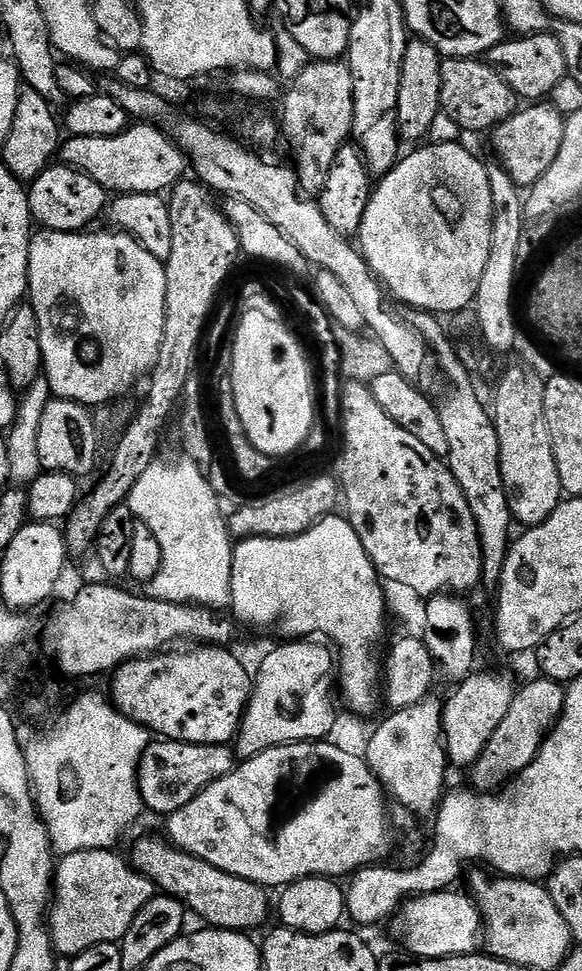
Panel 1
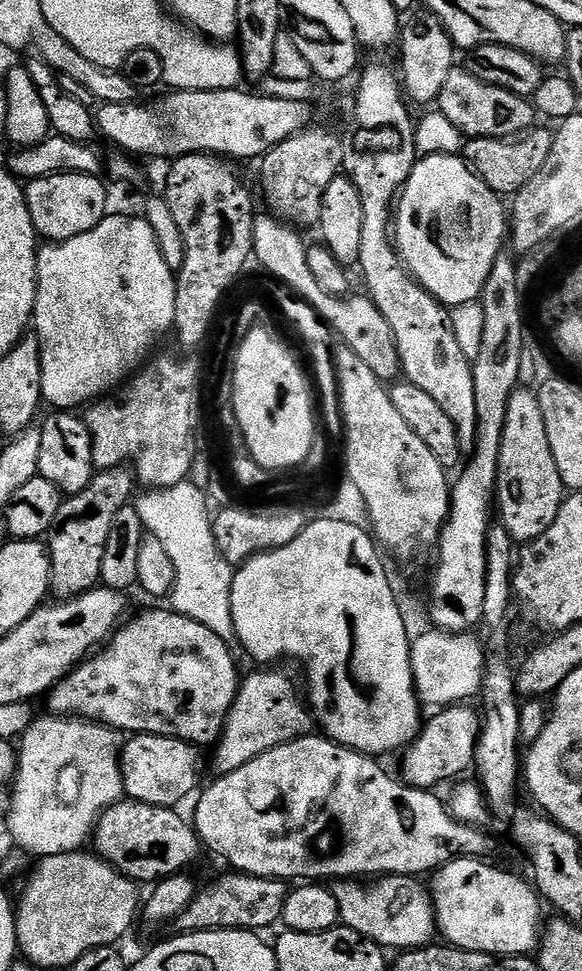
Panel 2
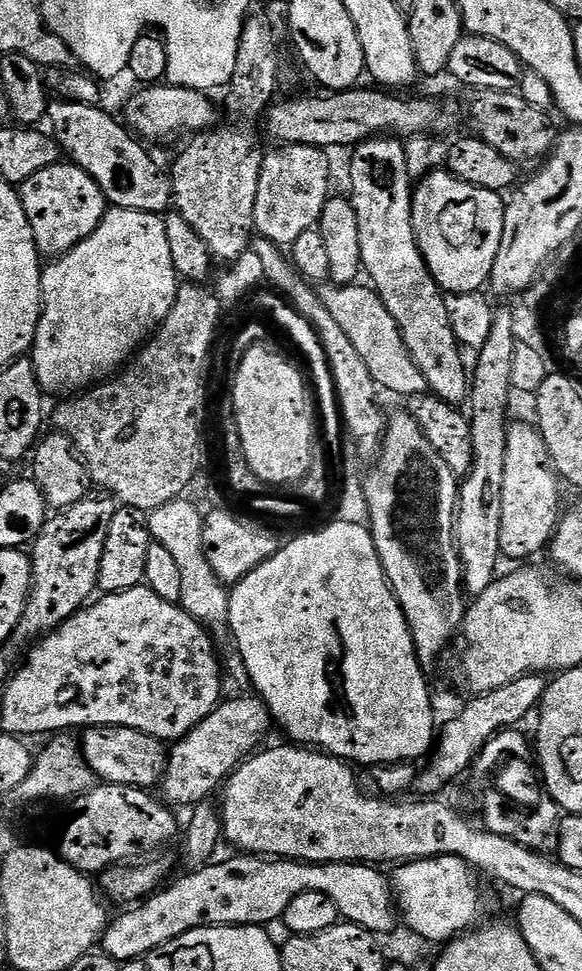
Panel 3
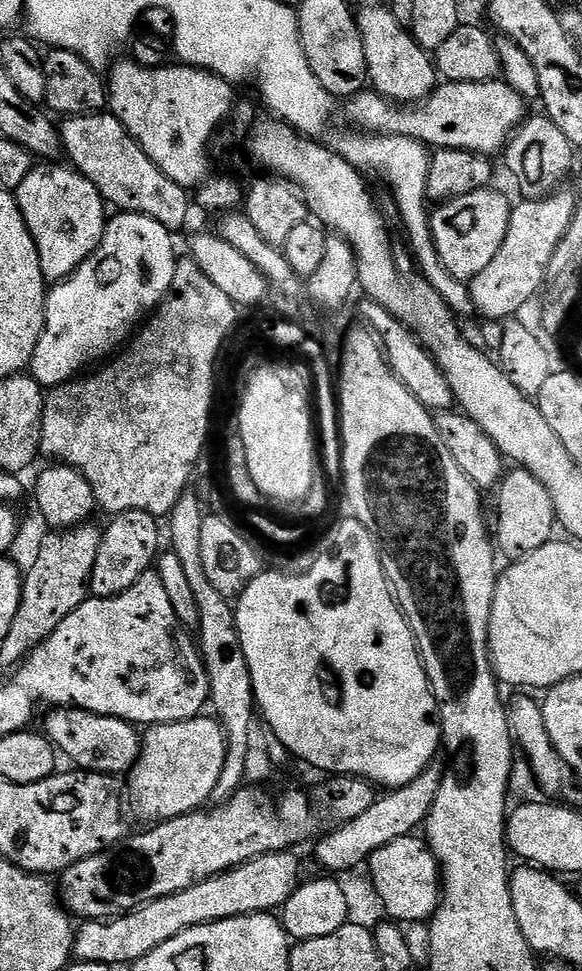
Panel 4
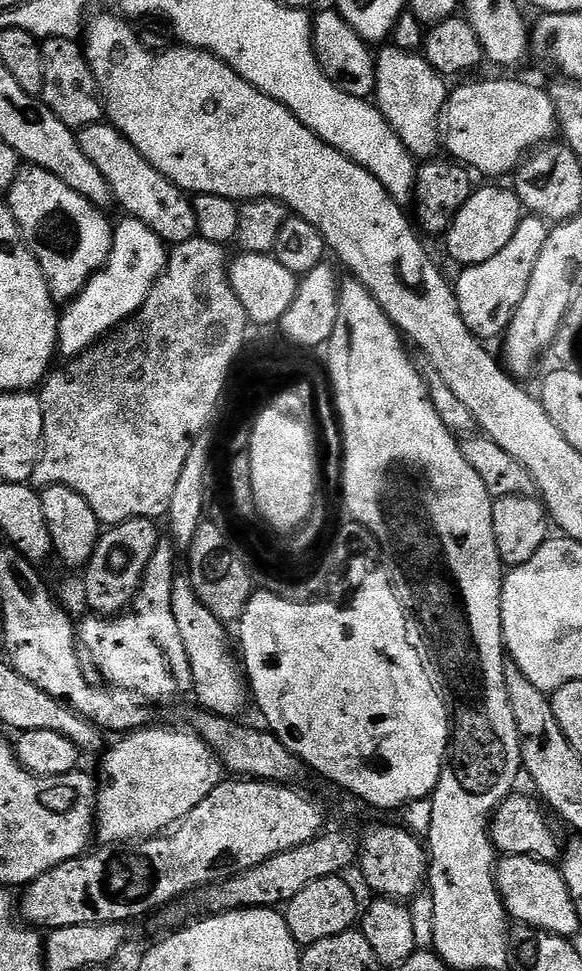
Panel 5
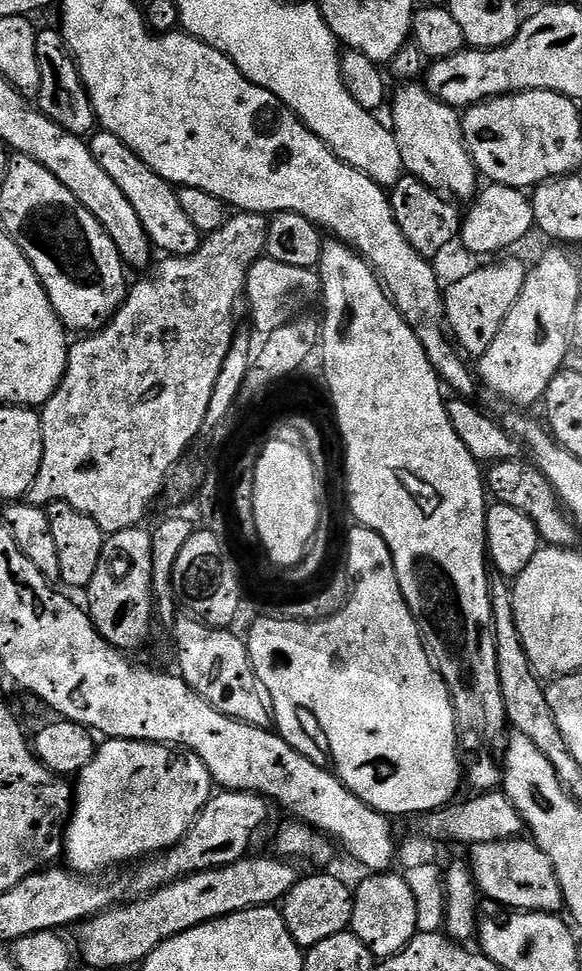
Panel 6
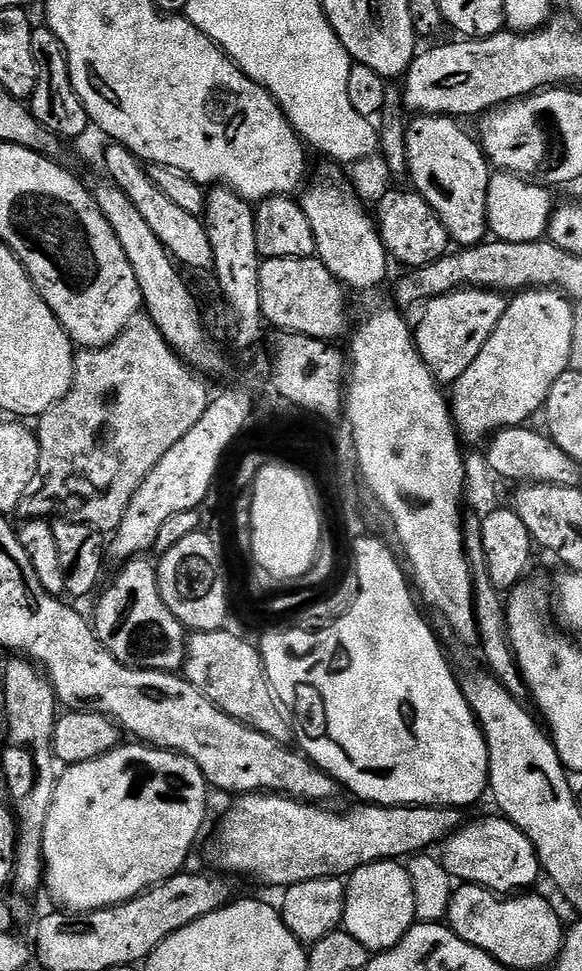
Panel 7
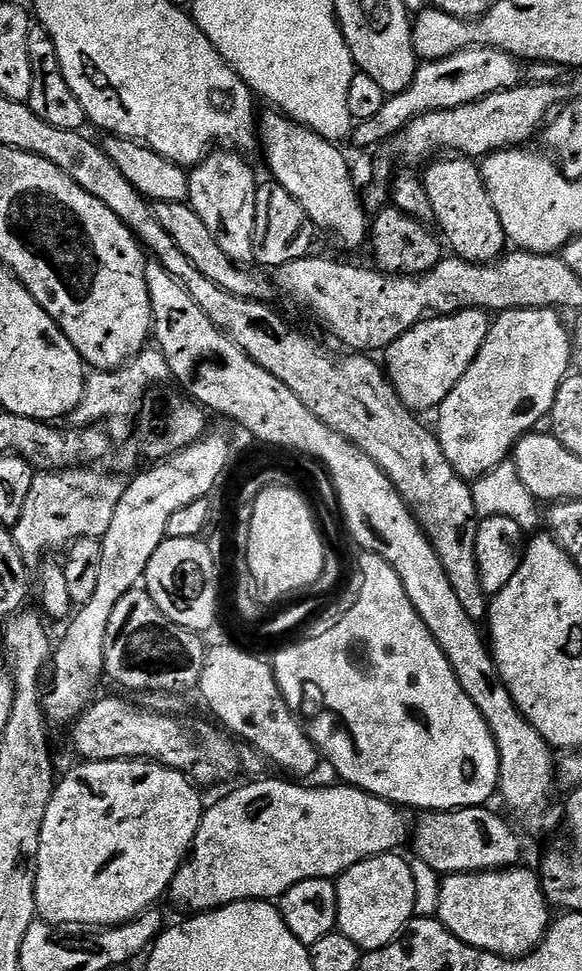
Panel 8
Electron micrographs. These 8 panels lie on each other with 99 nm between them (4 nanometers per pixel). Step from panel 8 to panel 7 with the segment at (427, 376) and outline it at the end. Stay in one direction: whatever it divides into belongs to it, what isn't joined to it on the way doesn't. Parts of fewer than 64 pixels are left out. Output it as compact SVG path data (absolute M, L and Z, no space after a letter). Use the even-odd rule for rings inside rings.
M465 286L445 296L435 296L423 305L424 317L420 325L415 325L414 339L418 354L437 384L455 385L456 380L470 370L470 362L482 354L482 346L486 346L490 334L494 334L494 326L498 326L502 314L506 314L508 301L507 295Z

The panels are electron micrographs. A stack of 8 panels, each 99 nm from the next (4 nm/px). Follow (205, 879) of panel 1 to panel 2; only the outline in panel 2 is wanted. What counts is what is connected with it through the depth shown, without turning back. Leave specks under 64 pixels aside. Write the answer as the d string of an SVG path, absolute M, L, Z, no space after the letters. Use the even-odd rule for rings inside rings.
M123 799L112 804L100 815L94 829L95 855L117 868L133 882L159 882L167 876L179 876L202 853L195 827L179 816L175 807L150 806L146 802Z

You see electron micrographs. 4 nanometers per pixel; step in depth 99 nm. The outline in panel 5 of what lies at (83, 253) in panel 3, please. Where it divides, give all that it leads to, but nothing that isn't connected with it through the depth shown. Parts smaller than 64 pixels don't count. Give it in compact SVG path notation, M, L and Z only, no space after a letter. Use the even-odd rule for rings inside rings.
M124 218L120 225L117 223L112 234L112 249L107 262L88 279L88 284L75 299L67 303L65 308L68 309L63 309L58 330L59 355L64 358L81 356L97 340L104 339L109 332L119 328L124 321L132 319L146 302L150 290L156 285L160 275L164 273L164 268L168 264L168 254L169 249L164 241L158 238L158 234L154 234L154 230L150 230L150 226L131 218Z

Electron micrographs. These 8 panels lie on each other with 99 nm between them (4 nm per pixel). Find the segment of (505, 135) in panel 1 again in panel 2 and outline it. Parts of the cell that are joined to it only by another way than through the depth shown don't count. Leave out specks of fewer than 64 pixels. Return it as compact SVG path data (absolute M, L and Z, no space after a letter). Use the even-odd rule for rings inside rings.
M533 126L516 139L473 136L464 141L462 159L478 179L486 182L491 192L501 198L512 198L522 190L522 186L526 186L526 182L530 182L530 178L534 178L534 174L538 174L538 170L542 170L542 166L546 166L546 158L550 158L552 153L553 135L551 127Z

